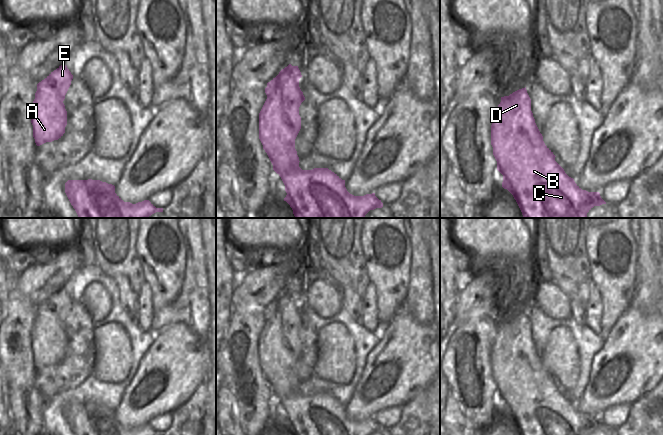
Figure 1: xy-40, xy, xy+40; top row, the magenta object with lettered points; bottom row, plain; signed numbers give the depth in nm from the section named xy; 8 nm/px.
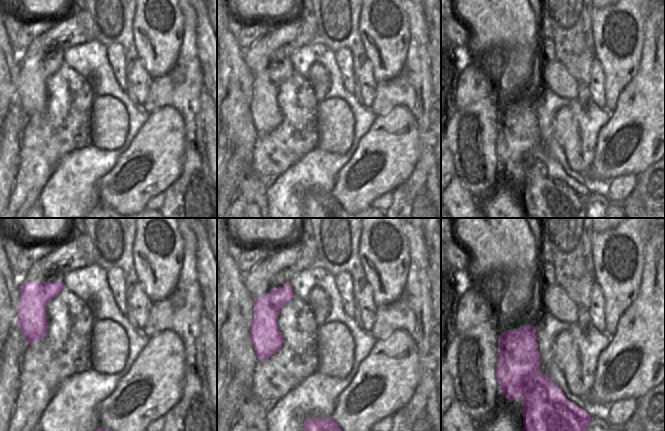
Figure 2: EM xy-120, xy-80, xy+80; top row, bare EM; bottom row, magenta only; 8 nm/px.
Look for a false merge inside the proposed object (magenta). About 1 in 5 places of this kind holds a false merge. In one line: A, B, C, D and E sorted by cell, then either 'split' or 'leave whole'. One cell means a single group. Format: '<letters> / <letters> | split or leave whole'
A B C D E | leave whole

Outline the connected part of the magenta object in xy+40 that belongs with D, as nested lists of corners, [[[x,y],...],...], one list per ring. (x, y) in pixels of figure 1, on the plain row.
[[[526,311],[501,321],[491,349],[491,369],[497,385],[497,394],[503,399],[502,411],[513,419],[521,435],[589,435],[594,430],[606,428],[599,416],[582,414],[555,385],[556,380],[545,369],[535,347]]]

